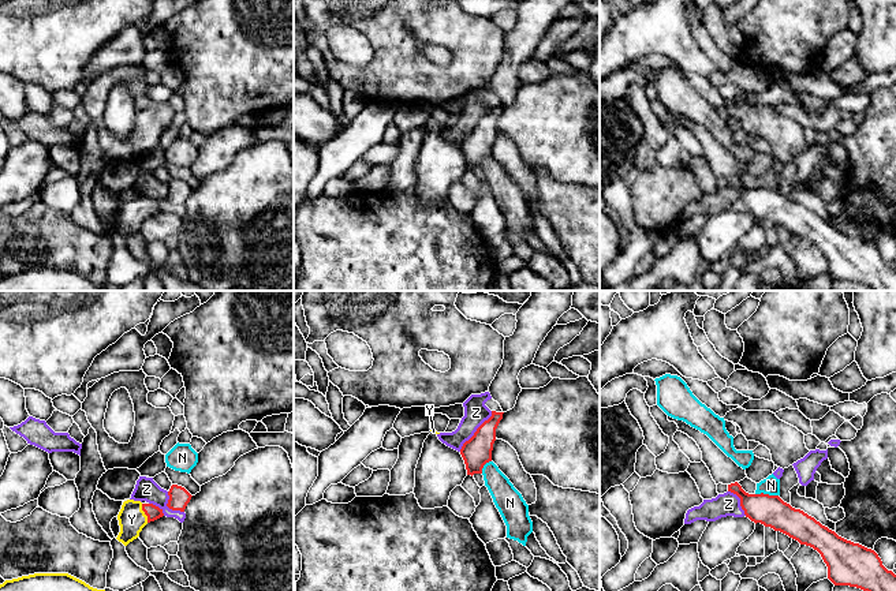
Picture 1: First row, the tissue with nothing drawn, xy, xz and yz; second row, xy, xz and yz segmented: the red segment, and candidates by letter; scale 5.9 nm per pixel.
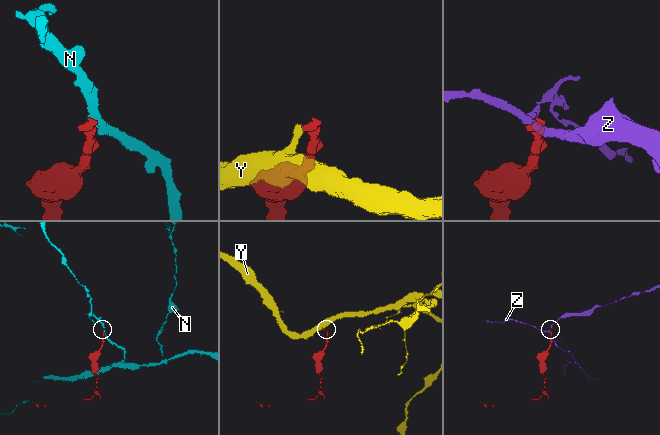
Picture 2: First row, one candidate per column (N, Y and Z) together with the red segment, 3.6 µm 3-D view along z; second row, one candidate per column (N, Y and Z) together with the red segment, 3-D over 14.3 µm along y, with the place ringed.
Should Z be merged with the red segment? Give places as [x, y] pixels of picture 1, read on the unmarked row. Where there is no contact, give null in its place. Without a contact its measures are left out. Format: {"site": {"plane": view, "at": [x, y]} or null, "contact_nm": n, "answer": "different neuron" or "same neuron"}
{"site": {"plane": "xz", "at": [476, 126]}, "contact_nm": 300, "answer": "different neuron"}

